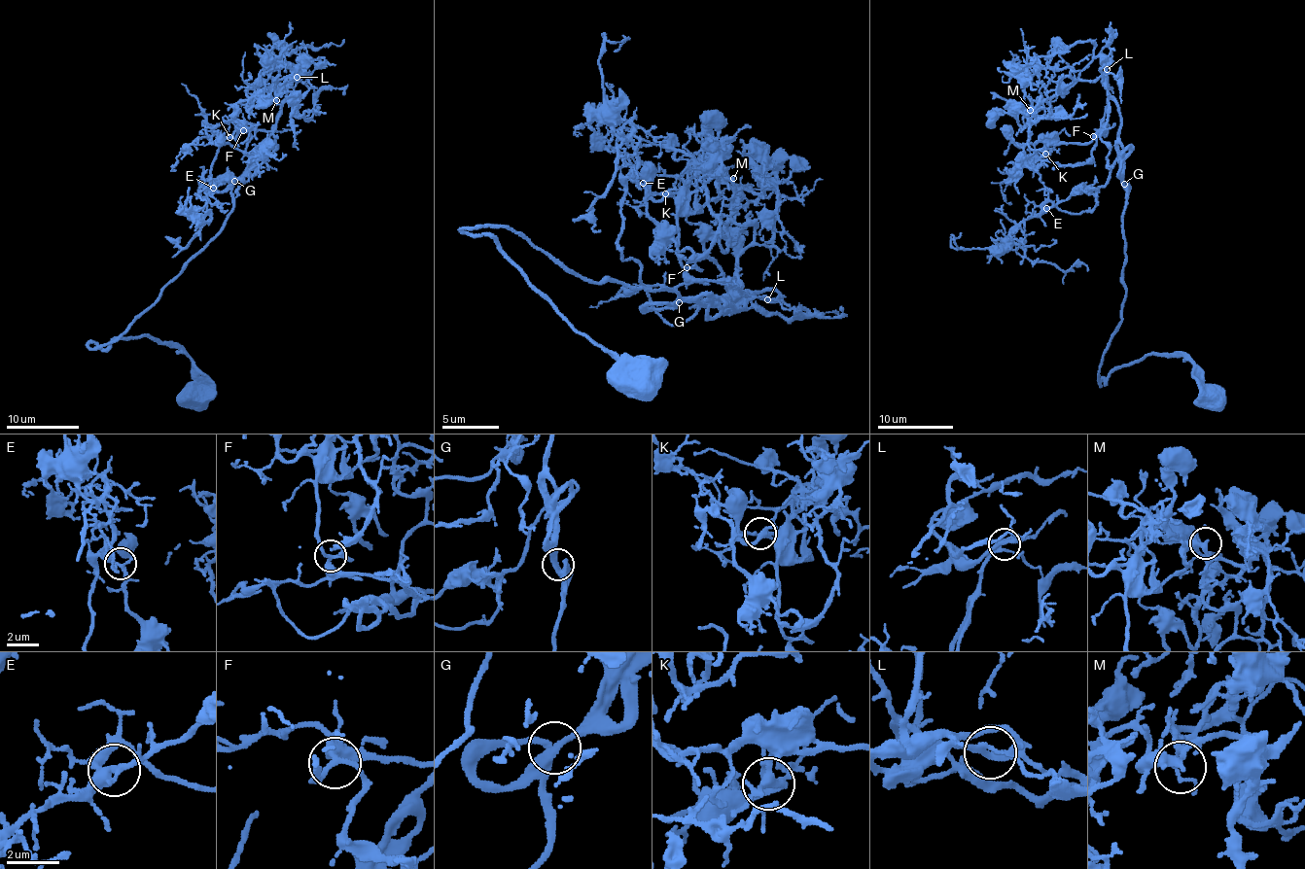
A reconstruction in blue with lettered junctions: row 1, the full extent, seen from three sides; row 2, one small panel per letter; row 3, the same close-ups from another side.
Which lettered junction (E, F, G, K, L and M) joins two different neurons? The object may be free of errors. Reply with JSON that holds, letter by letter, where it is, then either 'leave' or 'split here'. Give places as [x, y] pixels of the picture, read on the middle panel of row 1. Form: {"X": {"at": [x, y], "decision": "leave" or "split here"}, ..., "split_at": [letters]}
{"E": {"at": [643, 183], "decision": "leave"}, "F": {"at": [687, 267], "decision": "leave"}, "G": {"at": [679, 302], "decision": "leave"}, "K": {"at": [665, 193], "decision": "leave"}, "L": {"at": [767, 299], "decision": "leave"}, "M": {"at": [733, 178], "decision": "leave"}, "split_at": []}

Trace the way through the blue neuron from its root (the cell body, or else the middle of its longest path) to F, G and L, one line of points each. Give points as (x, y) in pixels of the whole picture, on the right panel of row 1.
F: (1212, 396), (1182, 356), (1144, 357), (1100, 385), (1126, 293), (1126, 187), (1113, 100), (1093, 136)
G: (1212, 396), (1182, 356), (1144, 357), (1118, 365), (1100, 385), (1102, 355), (1121, 322), (1126, 293), (1124, 184)
L: (1212, 396), (1182, 356), (1144, 357), (1099, 381), (1126, 289), (1120, 117), (1106, 87), (1107, 69)

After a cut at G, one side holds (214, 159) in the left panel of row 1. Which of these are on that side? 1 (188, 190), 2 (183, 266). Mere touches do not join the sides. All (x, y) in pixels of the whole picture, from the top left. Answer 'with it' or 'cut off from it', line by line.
1: with it
2: cut off from it

